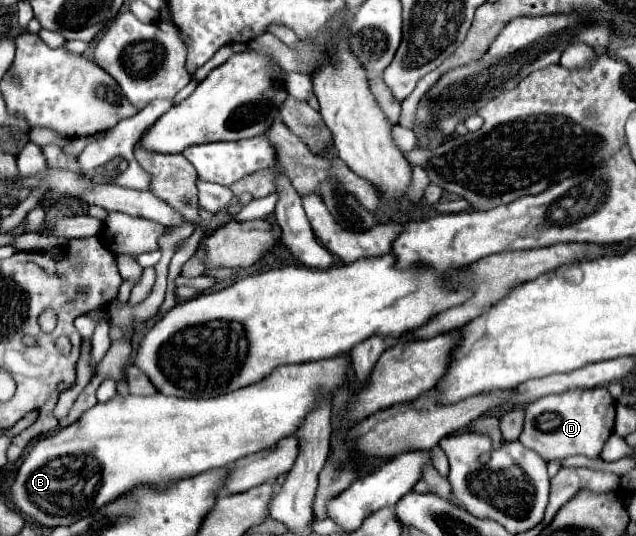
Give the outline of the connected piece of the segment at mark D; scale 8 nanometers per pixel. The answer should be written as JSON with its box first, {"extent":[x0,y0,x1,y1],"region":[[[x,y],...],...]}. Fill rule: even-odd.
{"extent":[519,386,615,462],"region":[[[603,386],[571,388],[561,394],[543,396],[523,408],[525,418],[519,442],[535,450],[547,462],[551,458],[569,458],[575,454],[597,458],[605,440],[613,432],[615,408],[615,398]]]}

